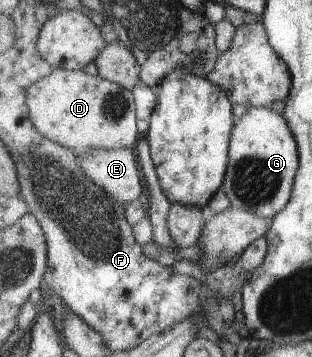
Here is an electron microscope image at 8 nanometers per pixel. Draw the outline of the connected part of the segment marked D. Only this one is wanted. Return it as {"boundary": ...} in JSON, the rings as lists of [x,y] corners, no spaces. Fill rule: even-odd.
{"boundary":[[[54,69],[50,76],[29,88],[27,103],[35,127],[78,156],[90,149],[135,147],[142,136],[138,130],[134,93],[100,74],[92,76],[84,71]]]}

